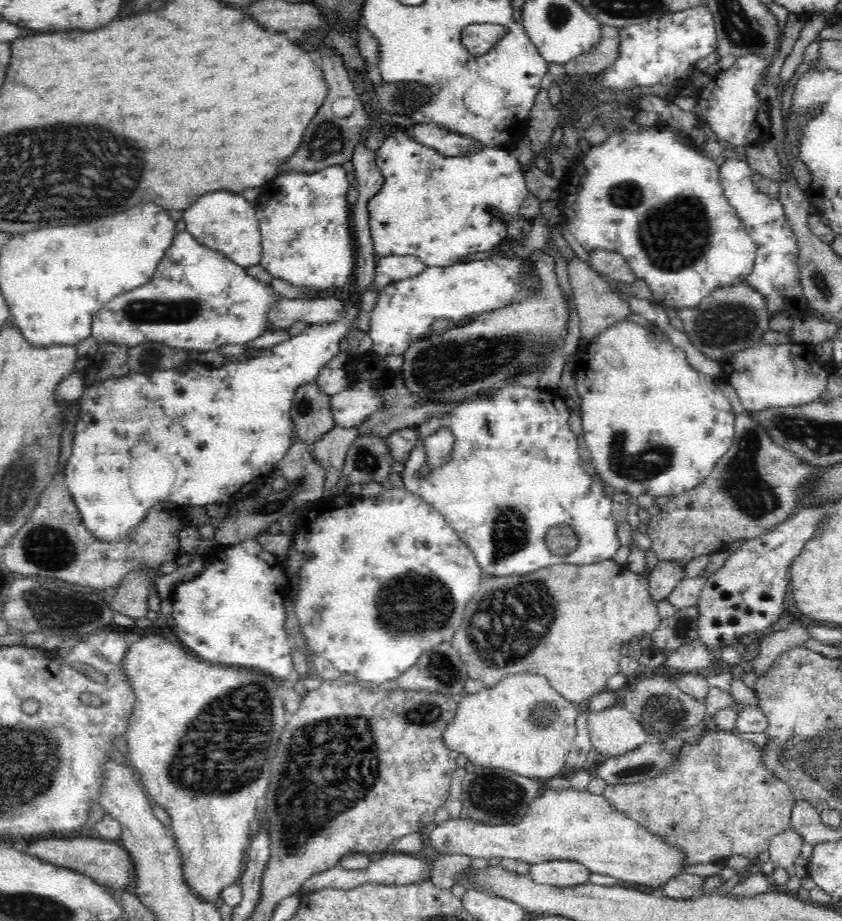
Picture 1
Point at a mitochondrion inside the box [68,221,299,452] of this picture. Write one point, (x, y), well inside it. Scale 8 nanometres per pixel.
(143, 310)

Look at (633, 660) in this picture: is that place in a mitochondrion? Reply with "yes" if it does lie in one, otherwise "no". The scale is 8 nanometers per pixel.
no

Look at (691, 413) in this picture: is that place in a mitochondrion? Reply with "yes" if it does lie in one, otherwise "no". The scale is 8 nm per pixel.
no

